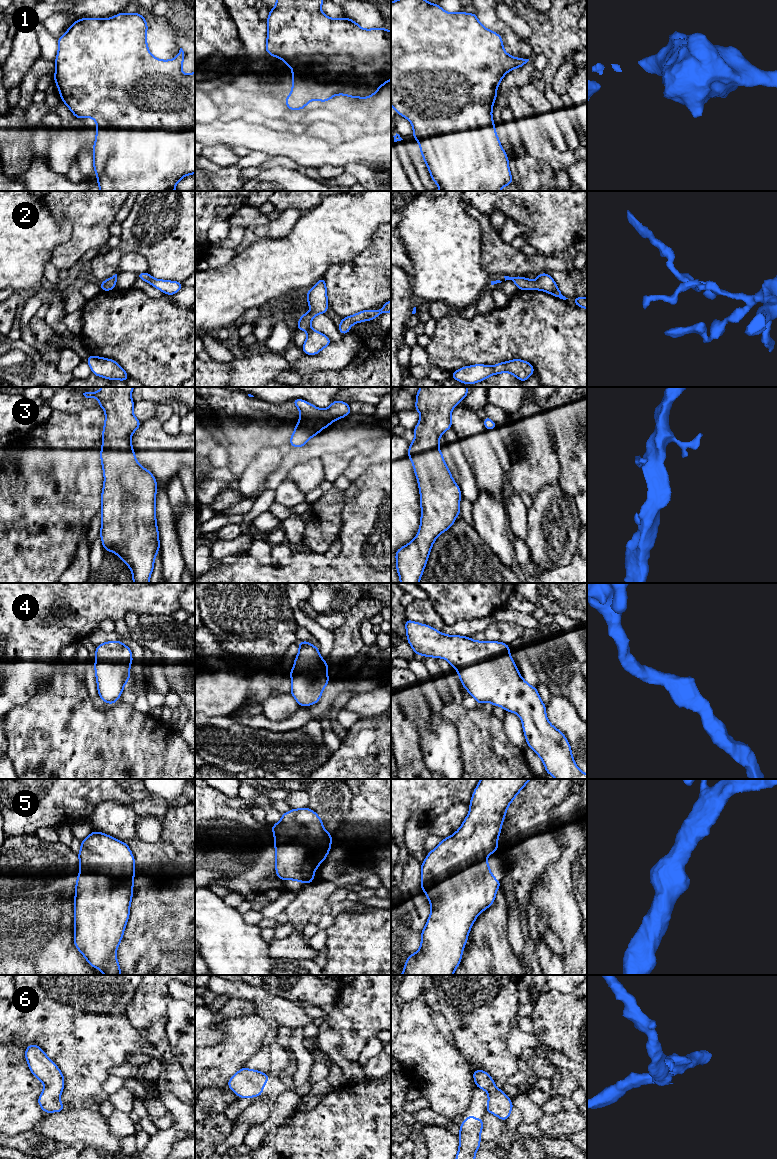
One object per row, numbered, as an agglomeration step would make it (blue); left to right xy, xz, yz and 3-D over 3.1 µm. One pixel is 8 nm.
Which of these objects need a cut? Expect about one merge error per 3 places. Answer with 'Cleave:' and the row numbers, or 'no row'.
Cleave: 6

